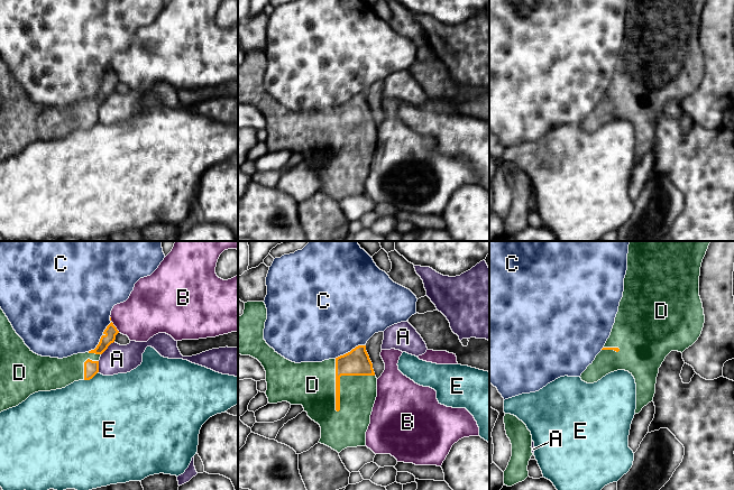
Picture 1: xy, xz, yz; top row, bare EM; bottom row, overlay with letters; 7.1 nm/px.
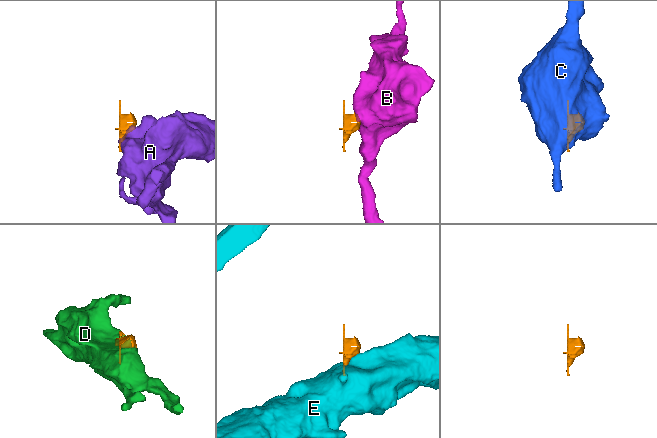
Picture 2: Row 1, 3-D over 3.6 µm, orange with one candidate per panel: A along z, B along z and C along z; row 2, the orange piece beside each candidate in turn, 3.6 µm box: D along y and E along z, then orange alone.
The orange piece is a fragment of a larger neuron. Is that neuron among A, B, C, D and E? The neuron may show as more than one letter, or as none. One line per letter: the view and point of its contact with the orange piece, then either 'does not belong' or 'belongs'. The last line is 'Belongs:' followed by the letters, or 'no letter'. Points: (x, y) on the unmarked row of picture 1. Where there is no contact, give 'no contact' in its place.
A: xy (107, 96) | does not belong
B: xy (112, 73) | does not belong
C: xy (101, 85) | does not belong
D: xz (339, 128) | belongs
E: xy (91, 127) | does not belong
Belongs: D

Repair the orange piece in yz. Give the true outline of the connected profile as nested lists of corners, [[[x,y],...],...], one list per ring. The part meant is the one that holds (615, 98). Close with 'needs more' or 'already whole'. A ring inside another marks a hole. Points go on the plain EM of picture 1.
[[[629,0],[624,40],[615,72],[604,96],[581,122],[582,130],[594,132],[611,121],[625,119],[634,126],[636,132],[635,163],[653,150],[659,117],[666,105],[671,100],[682,102],[701,83],[705,64],[699,45],[699,25],[705,3],[706,0]]] | needs more

